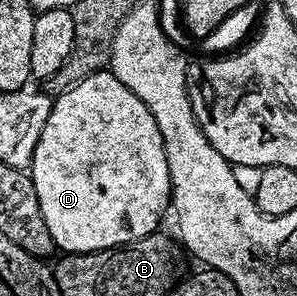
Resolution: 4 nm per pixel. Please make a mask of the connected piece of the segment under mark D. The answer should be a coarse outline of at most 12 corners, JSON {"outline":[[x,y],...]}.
{"outline":[[108,69],[53,98],[31,177],[58,251],[171,206],[159,124]]}

